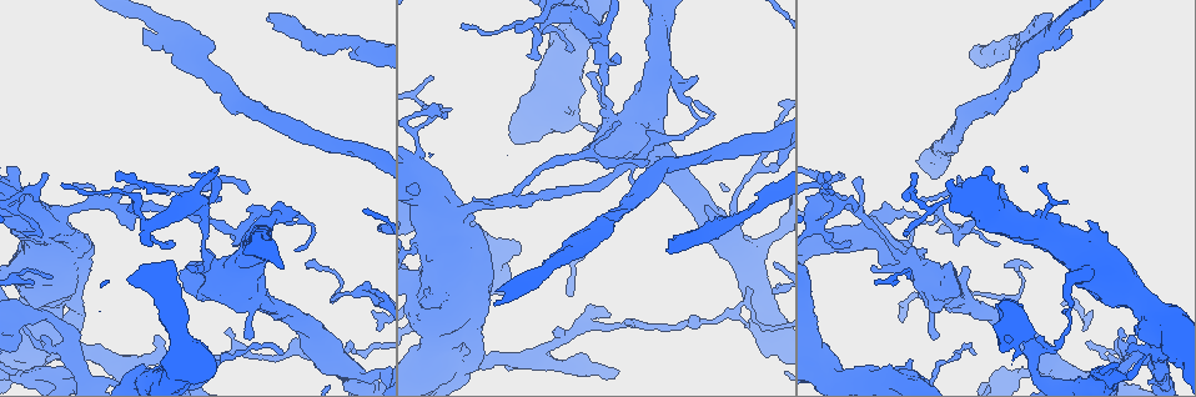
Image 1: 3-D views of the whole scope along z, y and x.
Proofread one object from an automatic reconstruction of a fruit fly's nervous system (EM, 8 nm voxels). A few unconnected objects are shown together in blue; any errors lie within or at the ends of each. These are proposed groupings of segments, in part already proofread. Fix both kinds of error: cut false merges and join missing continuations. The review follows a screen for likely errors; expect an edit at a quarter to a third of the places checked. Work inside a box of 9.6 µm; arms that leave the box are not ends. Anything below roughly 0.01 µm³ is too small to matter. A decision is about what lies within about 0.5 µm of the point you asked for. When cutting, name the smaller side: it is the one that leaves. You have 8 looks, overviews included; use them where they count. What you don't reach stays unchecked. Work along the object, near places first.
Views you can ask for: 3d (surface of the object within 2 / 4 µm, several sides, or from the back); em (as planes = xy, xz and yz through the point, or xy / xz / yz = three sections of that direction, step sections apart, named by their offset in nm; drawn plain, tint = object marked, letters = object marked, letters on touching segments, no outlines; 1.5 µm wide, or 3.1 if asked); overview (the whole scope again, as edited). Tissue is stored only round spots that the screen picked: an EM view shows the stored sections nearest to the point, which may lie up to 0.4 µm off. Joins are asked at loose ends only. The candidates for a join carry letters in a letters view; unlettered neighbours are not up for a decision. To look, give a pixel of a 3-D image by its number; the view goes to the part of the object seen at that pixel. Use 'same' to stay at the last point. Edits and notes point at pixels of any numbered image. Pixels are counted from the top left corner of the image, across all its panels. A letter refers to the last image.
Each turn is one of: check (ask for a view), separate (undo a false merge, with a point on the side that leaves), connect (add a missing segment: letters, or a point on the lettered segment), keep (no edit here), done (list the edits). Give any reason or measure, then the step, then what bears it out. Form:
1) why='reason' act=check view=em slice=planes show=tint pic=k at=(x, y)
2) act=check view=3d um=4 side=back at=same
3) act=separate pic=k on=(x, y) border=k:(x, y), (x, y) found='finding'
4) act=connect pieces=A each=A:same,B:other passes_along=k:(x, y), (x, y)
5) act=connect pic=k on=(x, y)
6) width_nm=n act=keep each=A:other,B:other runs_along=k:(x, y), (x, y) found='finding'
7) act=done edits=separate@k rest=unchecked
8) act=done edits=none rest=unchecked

why='sudden change in width' act=check view=3d um=4 pic=1 at=(684, 104)

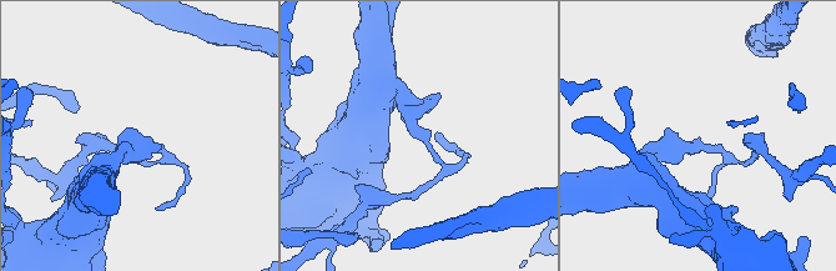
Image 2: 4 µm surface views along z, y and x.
act=check view=em slice=planes show=letters pic=2 at=(693, 149)

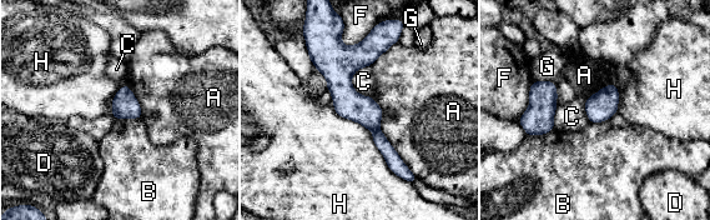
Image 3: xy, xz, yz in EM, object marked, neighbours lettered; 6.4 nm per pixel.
act=separate pic=3 on=(348, 104) each=A:other,B:other,C:other,D:other,F:other,G:other,H:other border=3:(378, 128), (373, 131) found='a second neuron is stuck on'

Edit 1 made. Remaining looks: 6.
why='see it whole again' act=check view=overview

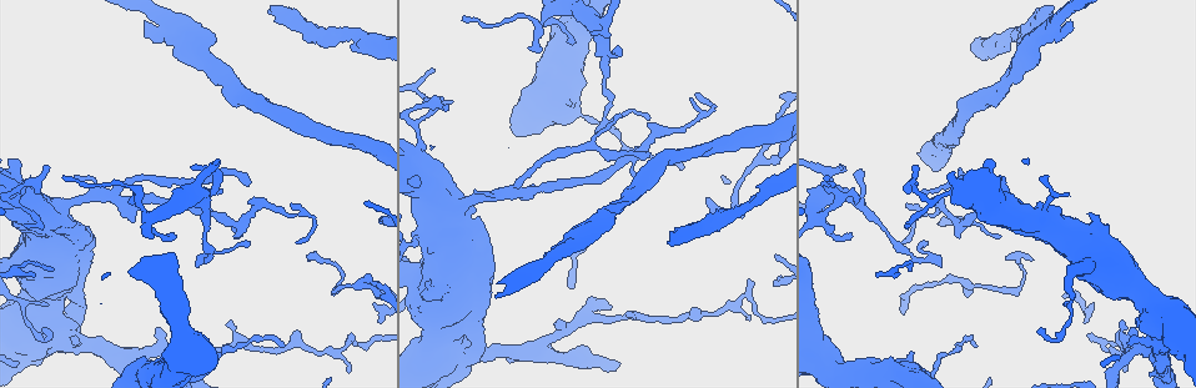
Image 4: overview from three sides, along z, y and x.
act=check view=3d um=2 pic=4 at=(629, 312)

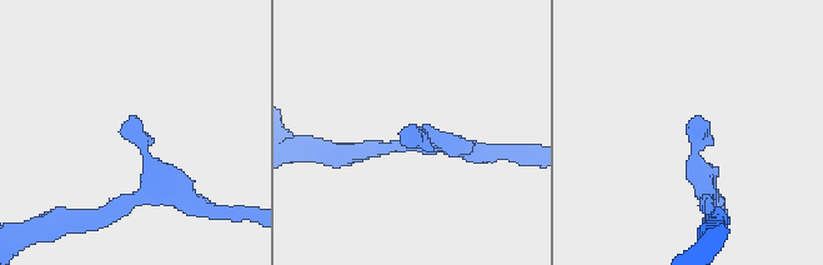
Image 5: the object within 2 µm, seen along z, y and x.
act=check view=em slice=xy step=4 show=letters pic=5 at=(130, 117)

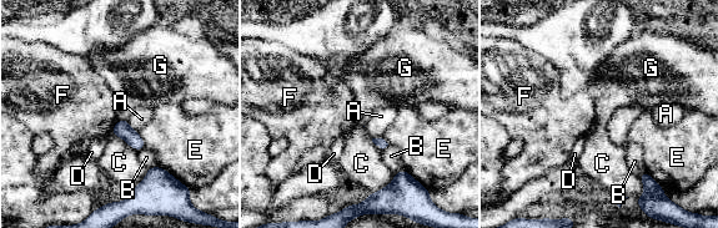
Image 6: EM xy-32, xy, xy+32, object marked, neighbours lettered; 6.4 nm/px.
longest_contact=C:220nm act=keep each=A:other,B:other,C:other,D:other,E:other,F:other,G:other found='none of them fits'

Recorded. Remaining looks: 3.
why='free end' act=check view=em slice=xz step=8 show=tint pic=4 at=(354, 335)

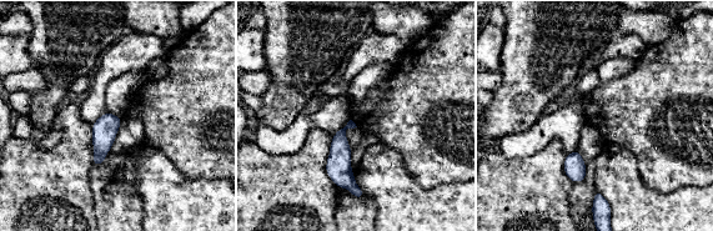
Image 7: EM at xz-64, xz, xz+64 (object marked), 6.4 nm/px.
act=check view=em slice=planes show=letters at=same

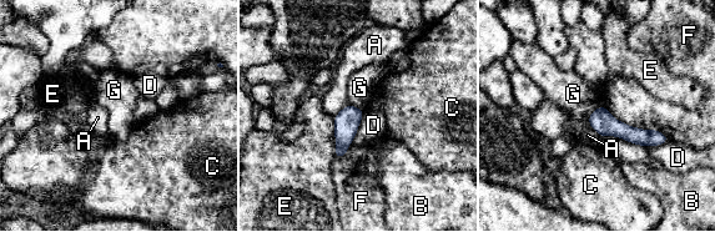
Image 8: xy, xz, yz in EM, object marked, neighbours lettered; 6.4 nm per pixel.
act=keep each=A:other,B:other,C:other,D:other,E:other,F:other,G:other found='none of them fits'

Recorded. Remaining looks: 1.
act=done edits=separate@3 rest=unchecked

